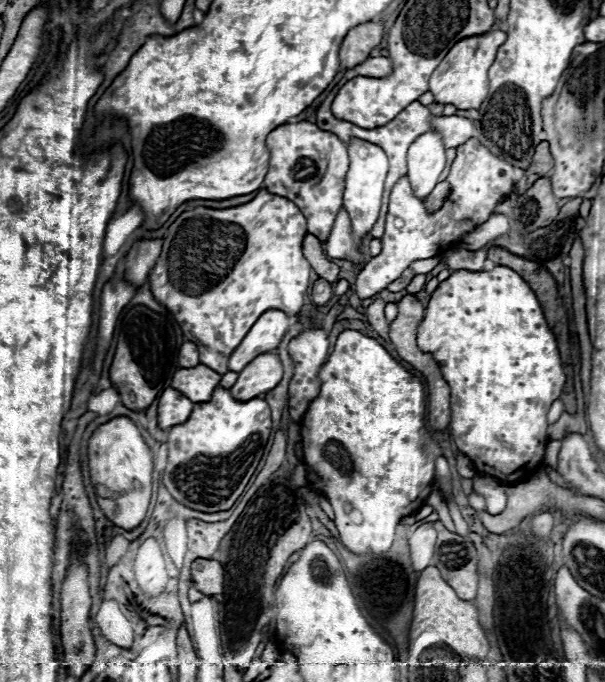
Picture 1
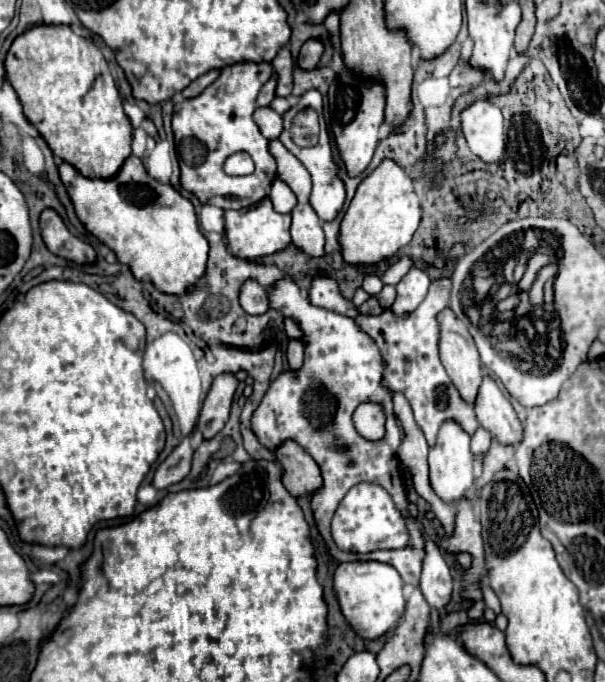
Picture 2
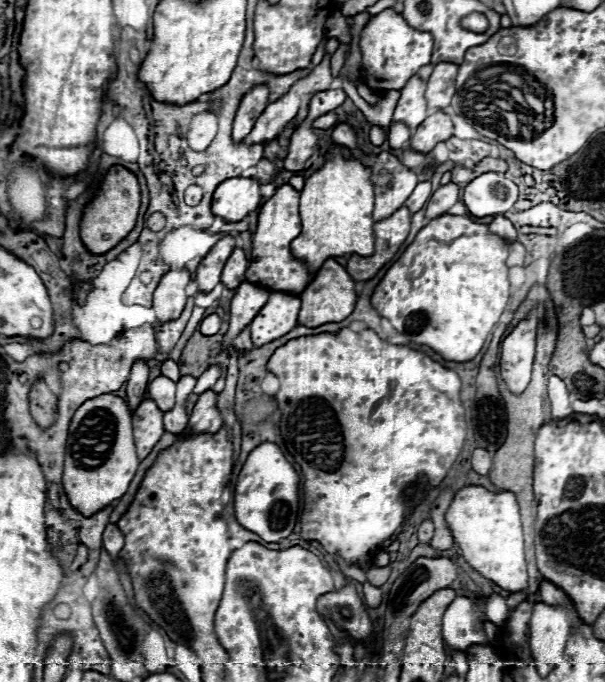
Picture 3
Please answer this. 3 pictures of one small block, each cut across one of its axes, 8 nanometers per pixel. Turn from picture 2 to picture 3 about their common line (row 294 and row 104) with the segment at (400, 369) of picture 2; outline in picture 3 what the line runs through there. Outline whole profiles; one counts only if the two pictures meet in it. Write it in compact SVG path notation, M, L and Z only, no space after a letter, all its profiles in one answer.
M442 62L442 64L434 66L434 72L432 72L432 76L428 80L428 86L426 86L428 108L446 108L446 106L450 106L450 100L456 92L456 88L454 88L456 74L458 74L456 64Z

